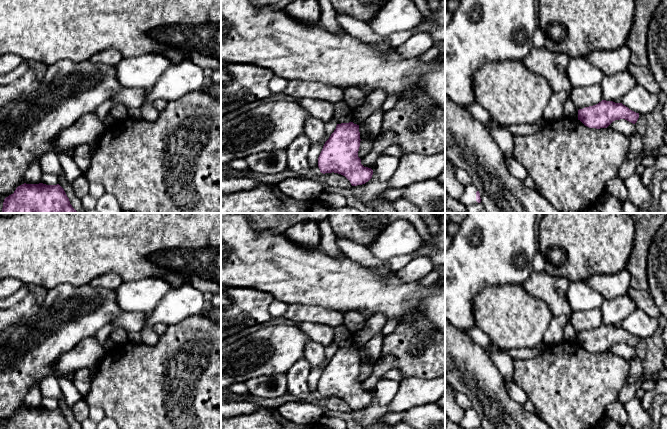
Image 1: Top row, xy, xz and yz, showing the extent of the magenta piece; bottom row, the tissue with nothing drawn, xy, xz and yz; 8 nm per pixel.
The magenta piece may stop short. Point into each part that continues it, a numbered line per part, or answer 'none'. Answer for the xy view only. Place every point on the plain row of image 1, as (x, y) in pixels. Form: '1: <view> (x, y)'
none

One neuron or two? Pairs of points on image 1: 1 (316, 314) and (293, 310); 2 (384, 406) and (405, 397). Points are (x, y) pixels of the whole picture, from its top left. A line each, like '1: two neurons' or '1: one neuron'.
1: one neuron
2: two neurons

